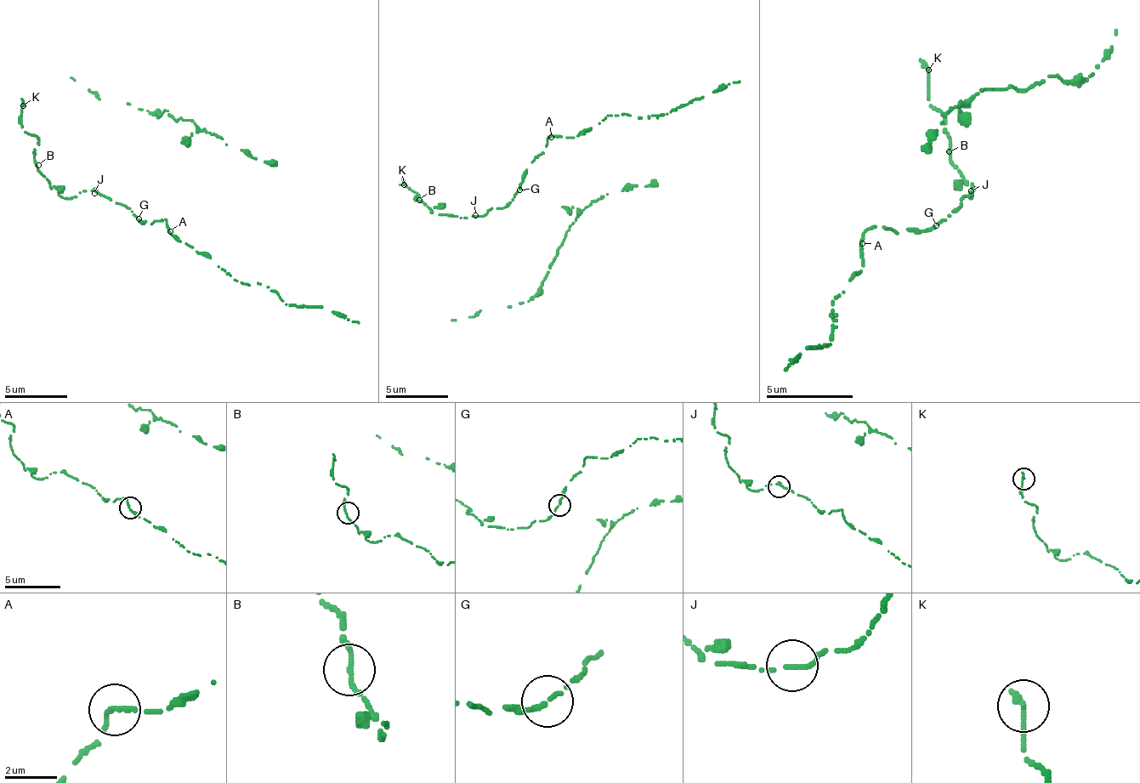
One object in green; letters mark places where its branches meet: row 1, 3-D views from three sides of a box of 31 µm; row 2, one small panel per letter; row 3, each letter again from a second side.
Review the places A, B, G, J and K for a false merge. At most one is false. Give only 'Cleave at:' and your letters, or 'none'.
Cleave at: none

